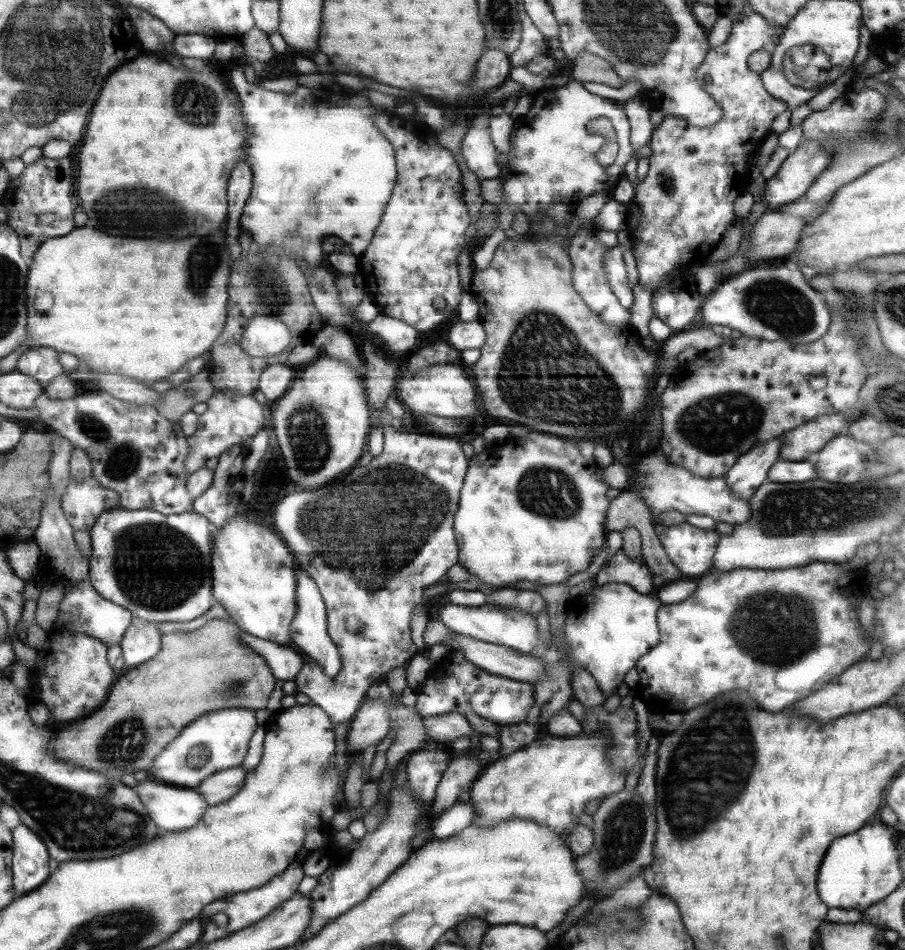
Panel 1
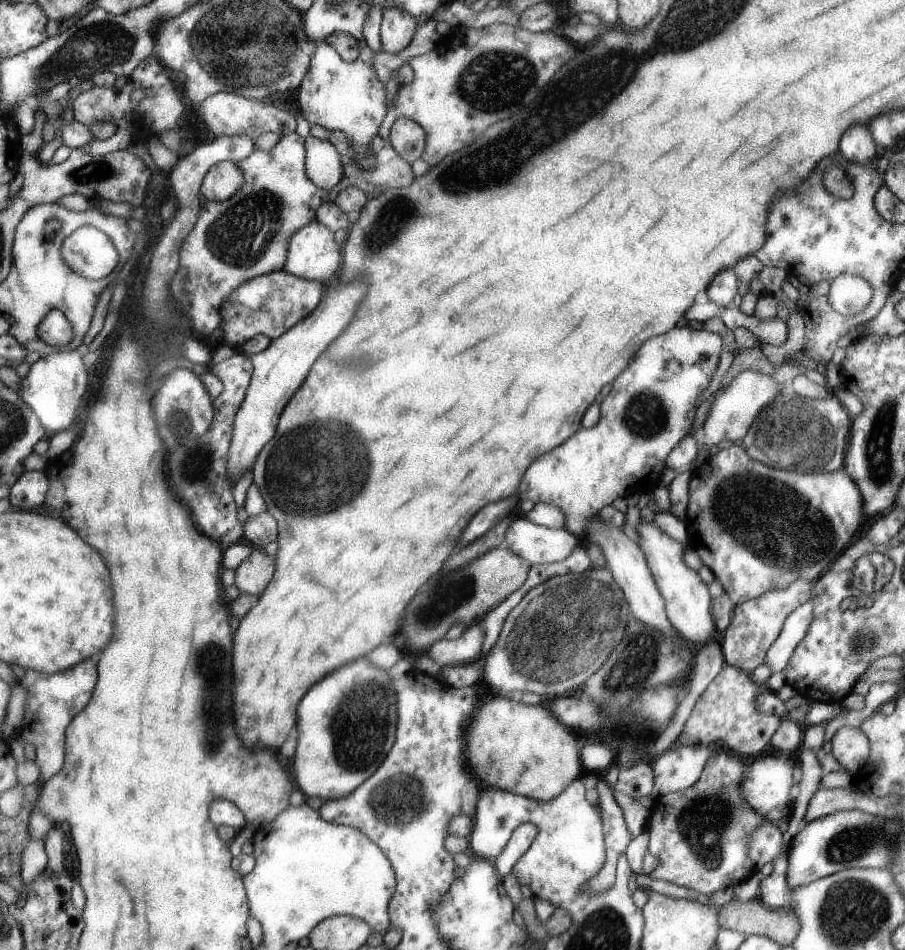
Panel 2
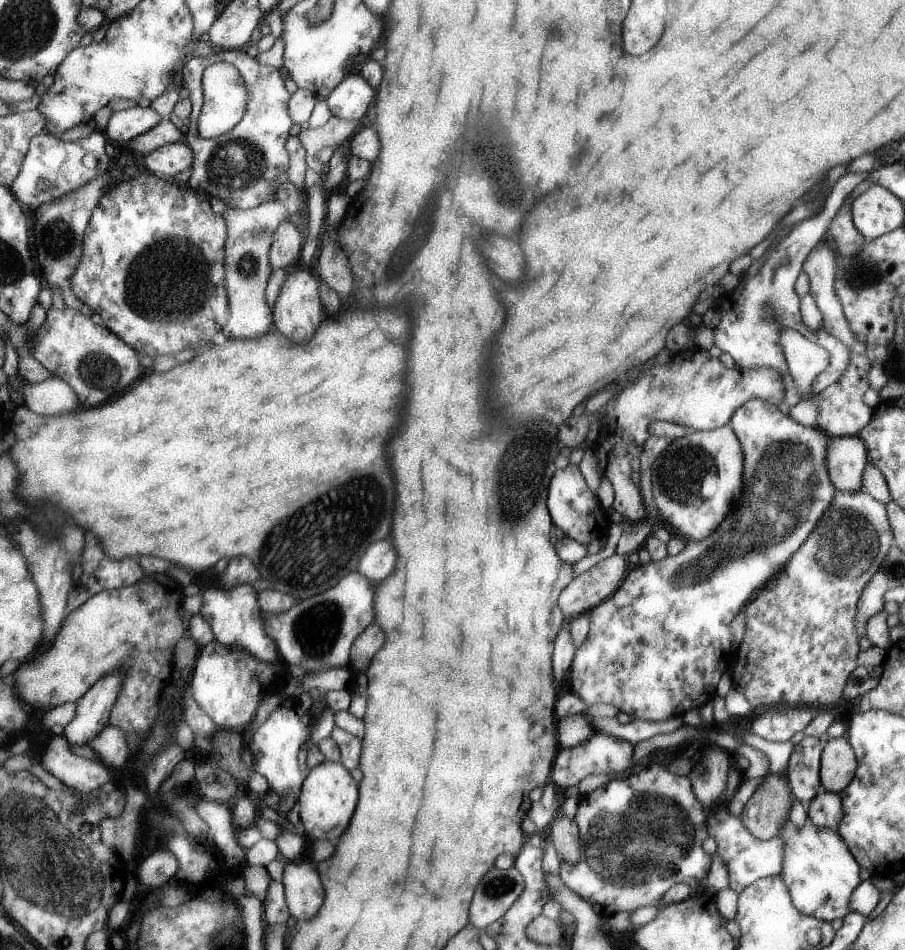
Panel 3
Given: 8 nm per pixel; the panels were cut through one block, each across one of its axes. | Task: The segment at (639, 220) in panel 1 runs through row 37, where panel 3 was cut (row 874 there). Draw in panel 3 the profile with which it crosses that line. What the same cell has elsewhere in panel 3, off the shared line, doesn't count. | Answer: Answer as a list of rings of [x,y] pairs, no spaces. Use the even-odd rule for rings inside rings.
[[[722,806],[712,811],[709,821],[710,836],[714,836],[718,843],[717,855],[727,866],[730,875],[730,886],[736,893],[742,892],[753,885],[759,879],[780,875],[783,870],[783,855],[785,854],[785,842],[780,837],[768,840],[756,839],[752,832],[746,828],[742,820],[742,814],[732,815],[728,806]]]

